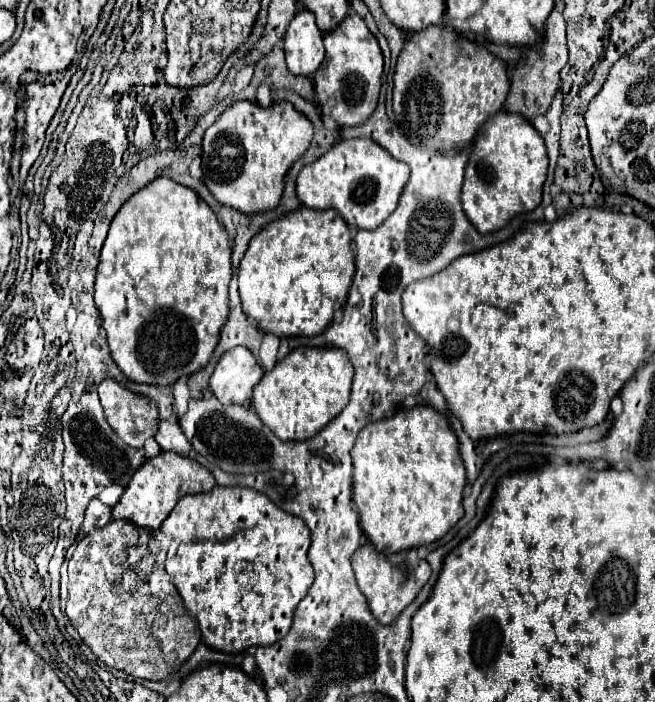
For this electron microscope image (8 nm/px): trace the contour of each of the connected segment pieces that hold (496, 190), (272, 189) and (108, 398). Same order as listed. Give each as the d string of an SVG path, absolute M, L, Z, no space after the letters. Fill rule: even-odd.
M511 112L491 116L479 130L465 166L461 202L471 224L481 234L489 234L507 226L515 216L535 210L541 204L547 166L545 142L529 120Z
M257 102L231 104L203 136L203 182L213 198L245 214L273 210L283 194L285 176L309 148L313 126L291 104L261 108Z
M105 378L99 384L99 398L101 398L101 404L105 408L107 422L121 436L121 440L125 444L129 444L133 448L143 448L143 442L157 434L159 416L157 416L157 406L155 406L153 400L149 400L145 396L139 396L135 392L129 392L127 388L123 388L119 382L115 382L111 378Z

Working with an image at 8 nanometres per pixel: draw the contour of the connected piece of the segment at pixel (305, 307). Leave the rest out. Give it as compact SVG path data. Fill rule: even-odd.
M307 206L289 212L287 216L271 222L249 242L239 266L239 294L243 312L263 332L283 336L317 336L333 320L335 312L343 308L355 272L355 258L351 250L351 236L345 220L333 210L311 210Z

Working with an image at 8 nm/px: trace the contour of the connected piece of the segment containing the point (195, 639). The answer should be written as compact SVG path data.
M111 520L105 528L91 530L69 560L69 620L103 664L147 680L163 680L177 672L201 642L197 620L185 610L165 572L165 552L167 540L161 530L141 528L129 520Z

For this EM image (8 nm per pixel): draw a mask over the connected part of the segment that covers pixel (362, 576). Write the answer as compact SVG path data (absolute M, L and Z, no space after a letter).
M365 544L353 554L351 562L353 562L357 584L369 602L371 614L381 624L393 624L401 614L401 610L415 600L415 596L431 576L431 566L427 564L427 560L421 560L417 556L415 548L397 554L381 554L371 544Z

